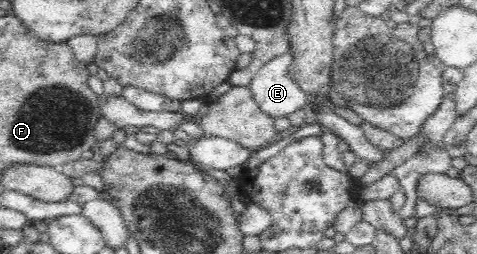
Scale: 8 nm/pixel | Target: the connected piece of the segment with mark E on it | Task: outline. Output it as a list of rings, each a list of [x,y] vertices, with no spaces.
[[[288,51],[270,59],[248,87],[259,108],[274,118],[287,118],[300,108],[308,108],[307,95],[289,74],[292,58]]]

